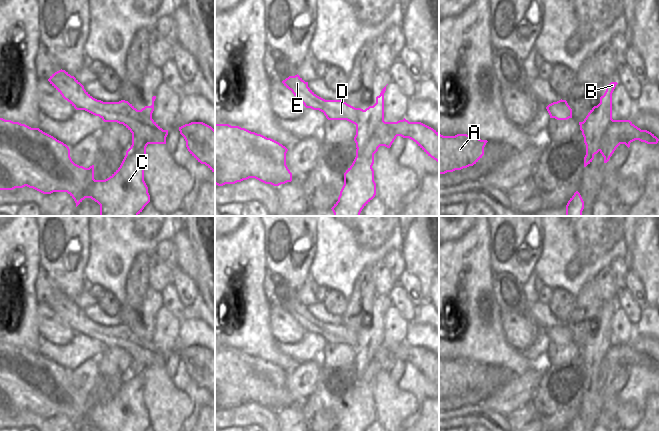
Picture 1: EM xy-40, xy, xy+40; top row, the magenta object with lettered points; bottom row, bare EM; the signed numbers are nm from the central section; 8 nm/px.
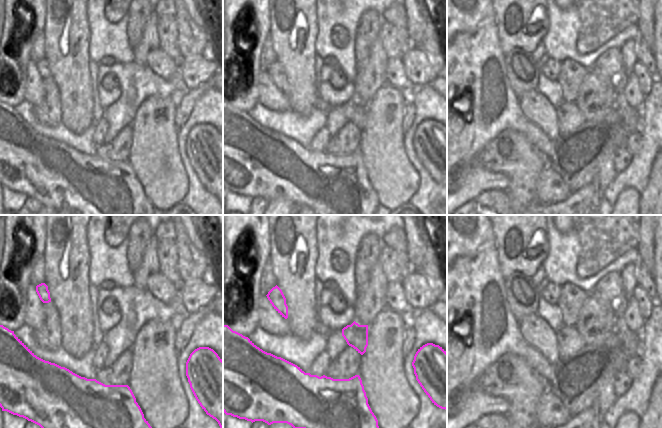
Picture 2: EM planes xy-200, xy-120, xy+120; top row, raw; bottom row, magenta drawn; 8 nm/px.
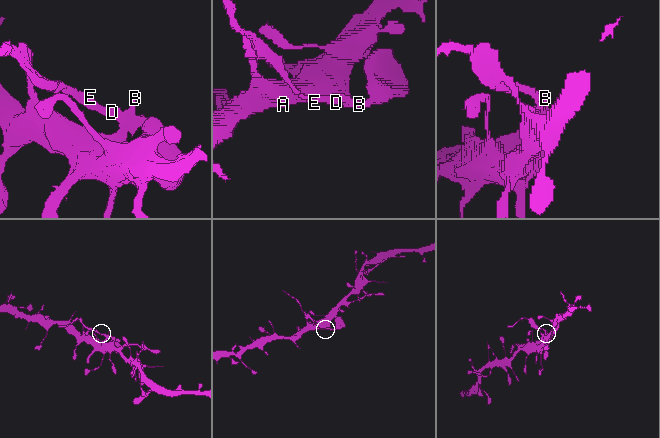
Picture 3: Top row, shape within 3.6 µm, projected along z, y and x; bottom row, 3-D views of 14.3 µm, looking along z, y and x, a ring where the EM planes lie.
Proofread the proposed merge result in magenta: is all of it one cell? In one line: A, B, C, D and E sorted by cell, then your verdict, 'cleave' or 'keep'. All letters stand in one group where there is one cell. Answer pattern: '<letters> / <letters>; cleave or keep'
A C / B D E; cleave

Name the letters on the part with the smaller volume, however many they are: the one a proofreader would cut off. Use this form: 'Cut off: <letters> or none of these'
Cut off: B, D, E

